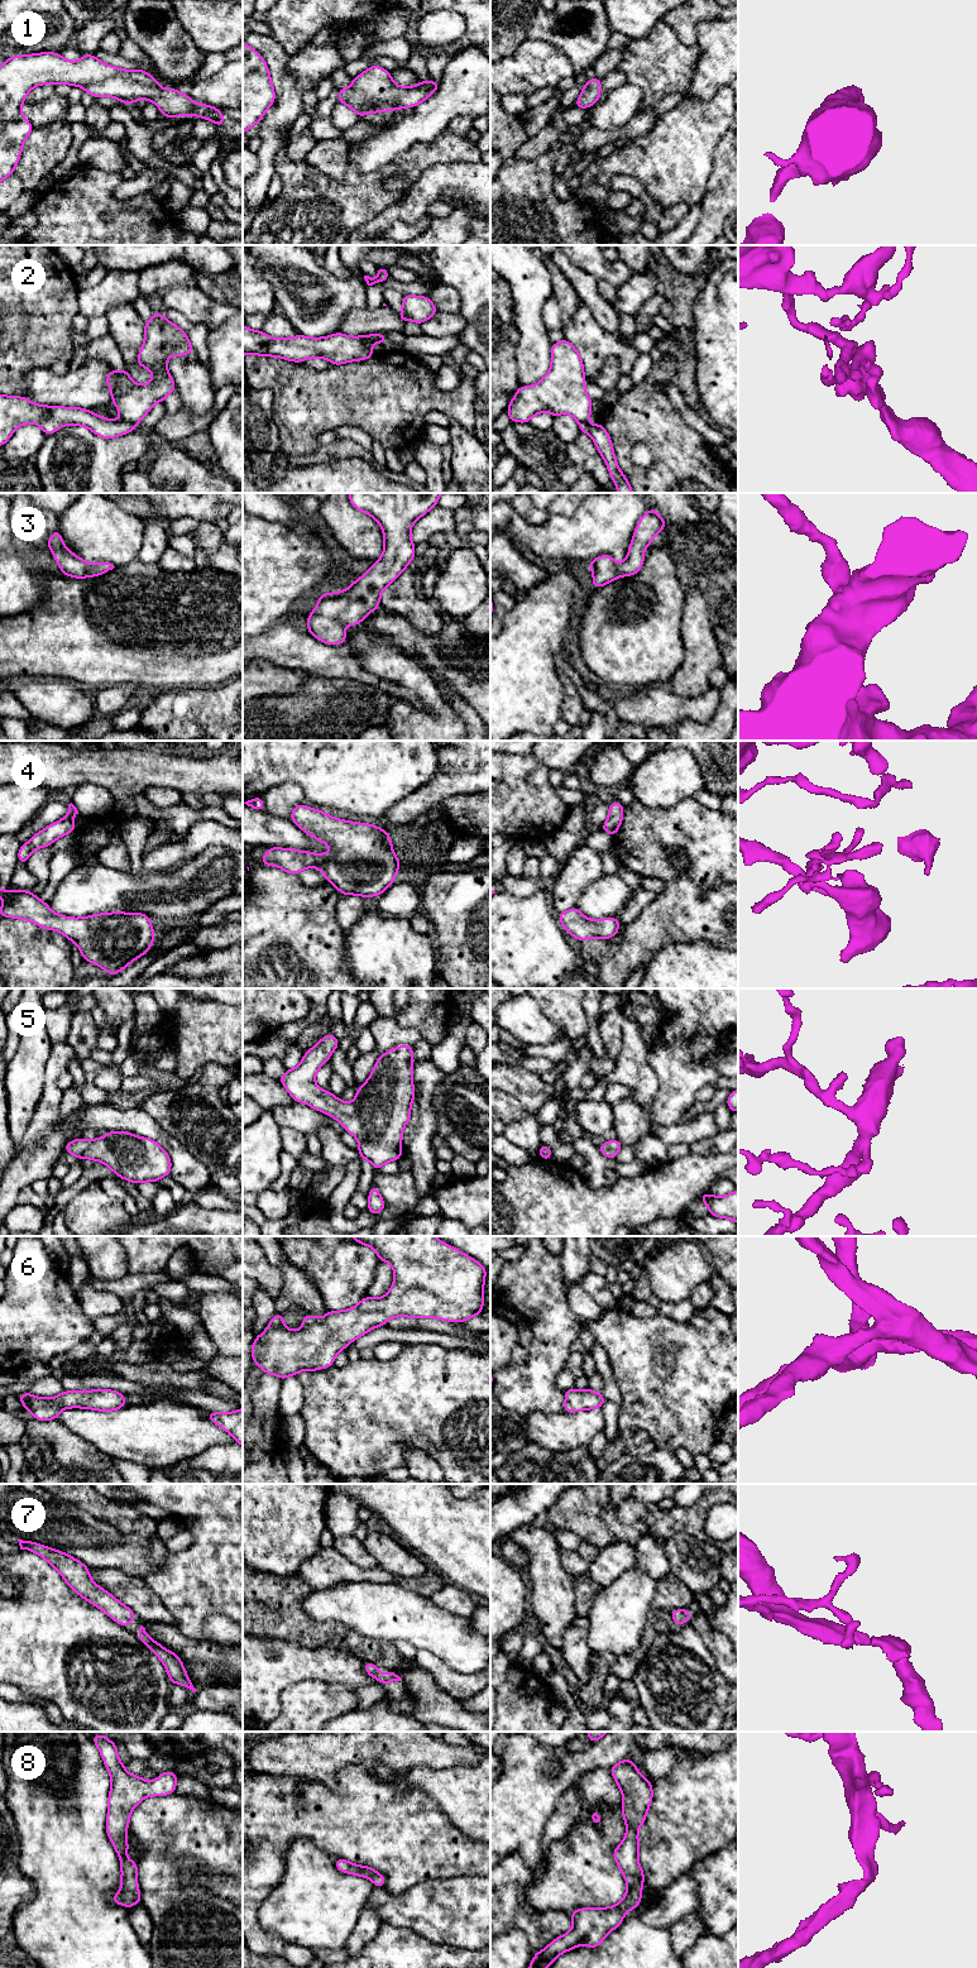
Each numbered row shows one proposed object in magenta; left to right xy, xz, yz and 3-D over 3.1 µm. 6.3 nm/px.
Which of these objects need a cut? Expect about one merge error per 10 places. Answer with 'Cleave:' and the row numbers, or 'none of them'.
Cleave: 2

